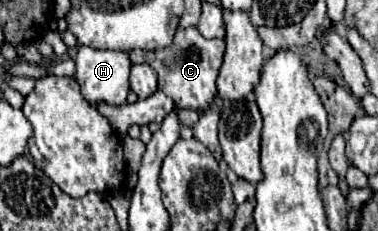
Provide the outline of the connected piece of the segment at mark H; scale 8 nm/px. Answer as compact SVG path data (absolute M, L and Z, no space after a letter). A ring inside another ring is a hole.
M79 47L79 53L75 57L75 79L81 85L81 95L89 101L105 101L109 105L123 105L129 93L129 69L131 61L129 55L123 51L101 51L93 47Z

